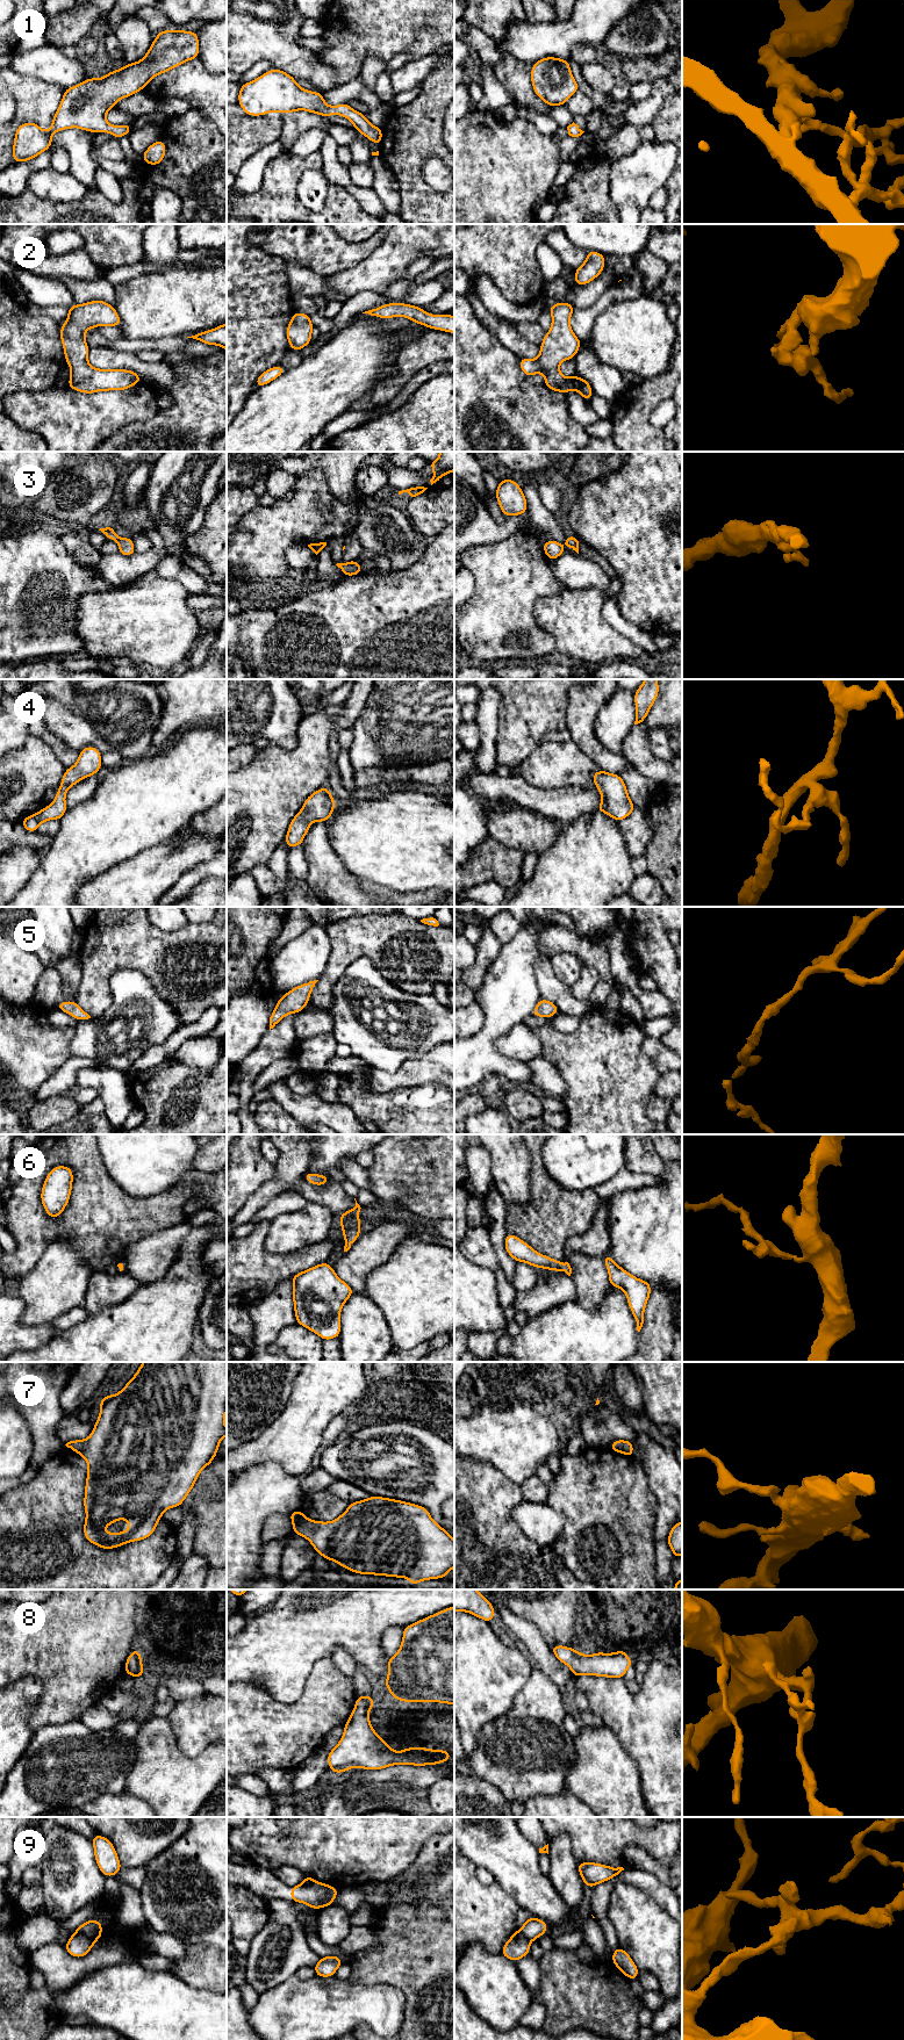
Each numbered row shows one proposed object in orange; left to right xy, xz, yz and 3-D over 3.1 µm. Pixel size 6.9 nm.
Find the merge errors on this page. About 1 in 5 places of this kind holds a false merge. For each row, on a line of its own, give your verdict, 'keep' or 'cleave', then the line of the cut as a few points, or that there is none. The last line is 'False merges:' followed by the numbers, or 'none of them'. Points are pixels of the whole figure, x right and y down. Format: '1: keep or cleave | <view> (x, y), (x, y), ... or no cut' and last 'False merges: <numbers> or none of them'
1: keep | no cut
2: keep | no cut
3: keep | no cut
4: keep | no cut
5: keep | no cut
6: keep | no cut
7: keep | no cut
8: keep | no cut
9: cleave | xy (74, 1932), (86, 1934), (95, 1940)
False merges: 9

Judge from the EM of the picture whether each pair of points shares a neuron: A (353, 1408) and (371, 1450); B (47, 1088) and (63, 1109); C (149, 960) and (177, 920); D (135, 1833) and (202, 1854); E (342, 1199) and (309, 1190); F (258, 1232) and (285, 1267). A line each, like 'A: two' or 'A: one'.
A: two
B: two
C: two
D: two
E: one
F: one

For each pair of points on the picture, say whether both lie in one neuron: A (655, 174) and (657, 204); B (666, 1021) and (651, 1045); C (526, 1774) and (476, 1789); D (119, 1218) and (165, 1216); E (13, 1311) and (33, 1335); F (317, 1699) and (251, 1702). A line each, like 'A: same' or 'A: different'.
A: different
B: different
C: different
D: same
E: same
F: same

